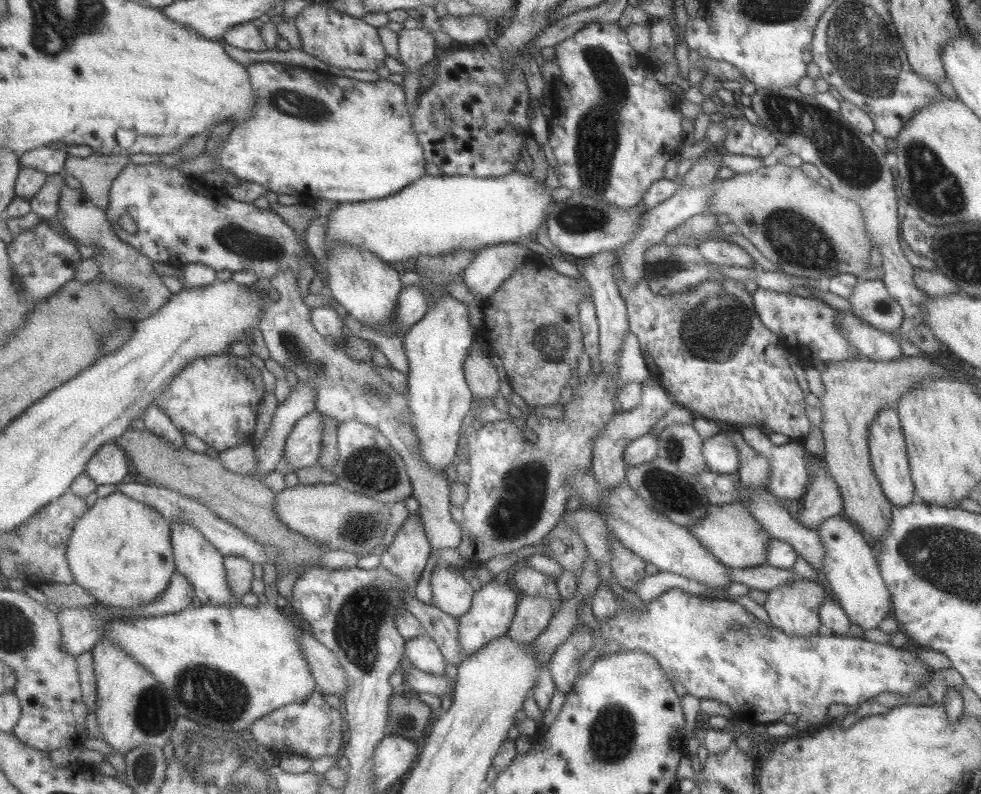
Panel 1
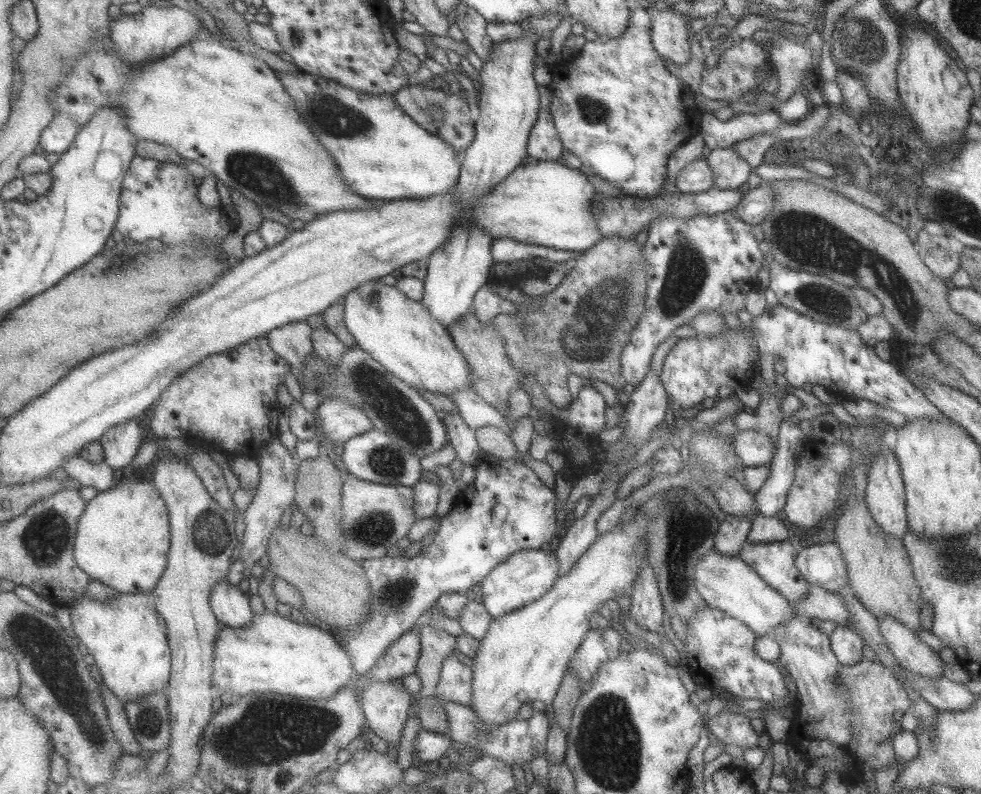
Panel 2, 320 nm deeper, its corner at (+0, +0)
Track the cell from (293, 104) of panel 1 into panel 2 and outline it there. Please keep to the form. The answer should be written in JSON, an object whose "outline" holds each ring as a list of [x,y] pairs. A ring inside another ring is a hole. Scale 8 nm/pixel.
{"outline":[[[300,69],[298,72],[278,72],[278,75],[287,92],[294,98],[303,120],[335,157],[336,165],[345,177],[344,181],[359,194],[381,200],[427,200],[443,196],[457,186],[462,173],[458,150],[444,138],[421,127],[399,106],[395,94],[366,93]]]}

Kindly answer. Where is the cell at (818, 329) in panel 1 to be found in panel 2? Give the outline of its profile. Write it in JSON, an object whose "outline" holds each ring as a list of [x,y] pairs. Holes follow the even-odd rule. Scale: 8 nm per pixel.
{"outline":[[[779,304],[765,308],[760,316],[751,316],[751,325],[761,358],[761,375],[758,375],[761,378],[767,376],[767,364],[775,366],[773,360],[779,357],[784,366],[780,382],[789,385],[791,390],[801,389],[803,384],[819,385],[828,393],[843,392],[890,408],[903,414],[908,421],[915,418],[940,420],[945,417],[907,380],[897,366],[890,362],[883,363],[875,355],[874,348],[867,347],[861,341],[856,330],[821,324]]]}

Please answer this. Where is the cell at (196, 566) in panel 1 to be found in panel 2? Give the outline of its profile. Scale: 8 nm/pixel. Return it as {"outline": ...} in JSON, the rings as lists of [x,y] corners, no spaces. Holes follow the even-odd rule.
{"outline":[[[226,578],[213,589],[211,606],[221,624],[226,627],[243,628],[256,615],[249,599],[250,595],[244,586],[231,584]]]}

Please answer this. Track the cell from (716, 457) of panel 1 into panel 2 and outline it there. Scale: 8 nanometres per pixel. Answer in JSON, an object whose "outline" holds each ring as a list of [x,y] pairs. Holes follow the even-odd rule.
{"outline":[[[739,430],[733,436],[733,456],[739,460],[741,467],[770,465],[774,444],[764,432]]]}

